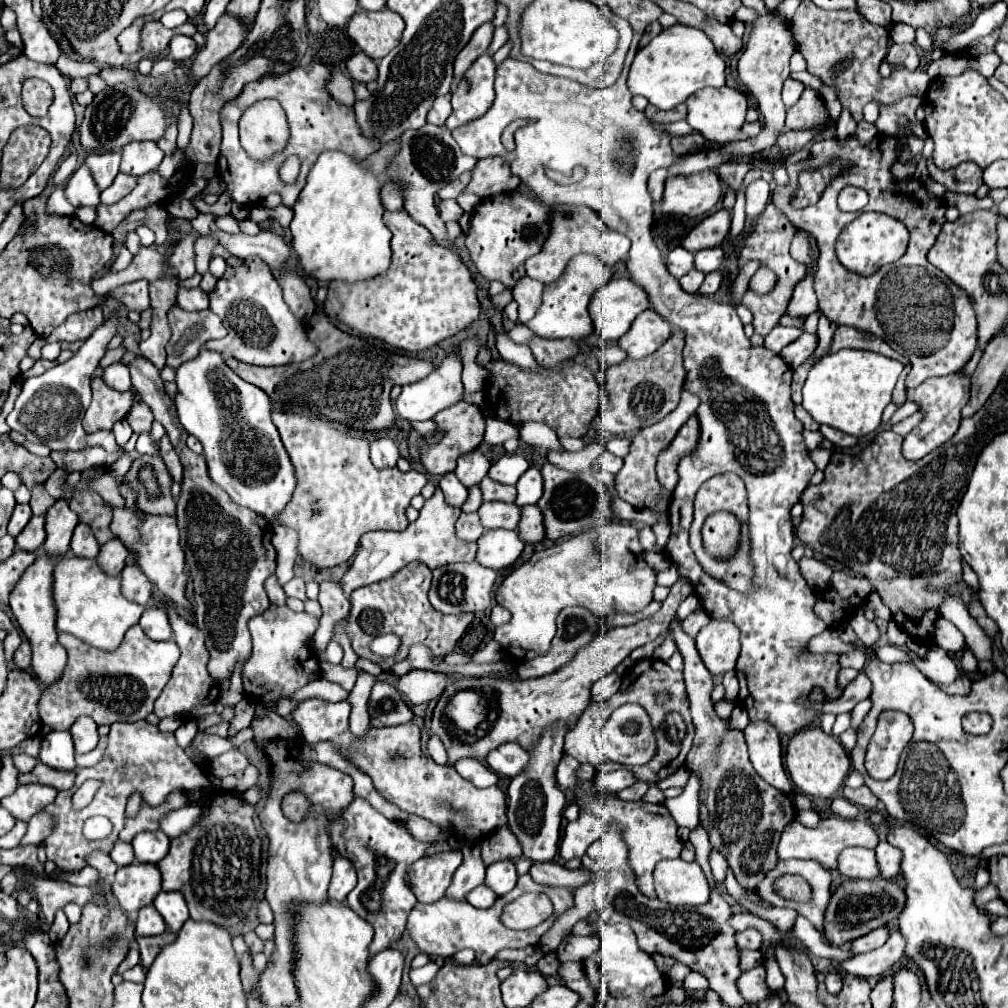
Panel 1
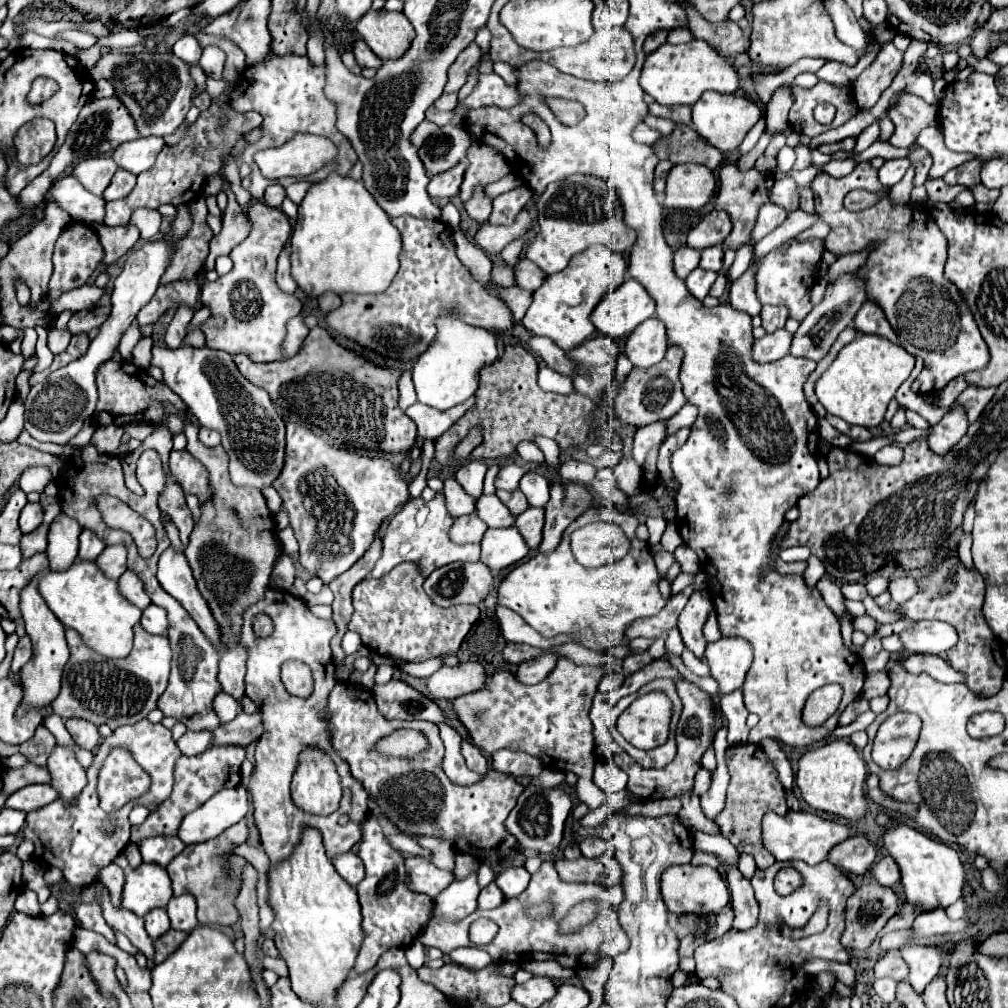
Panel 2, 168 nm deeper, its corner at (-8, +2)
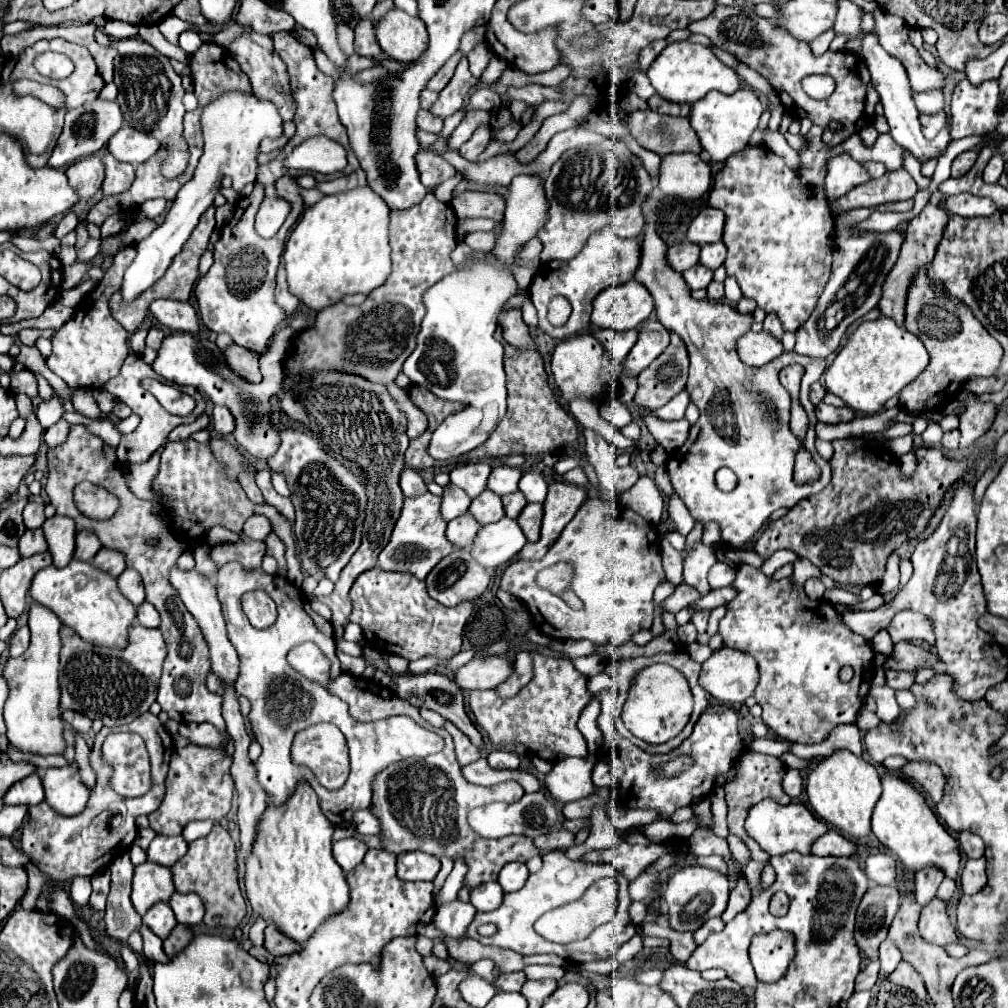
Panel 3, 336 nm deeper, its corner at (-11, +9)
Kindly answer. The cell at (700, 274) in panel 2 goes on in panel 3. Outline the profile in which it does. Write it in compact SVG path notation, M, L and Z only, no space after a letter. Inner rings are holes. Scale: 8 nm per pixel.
M697 264L697 266L689 268L689 270L685 270L683 278L685 278L685 282L687 282L687 286L691 290L699 290L699 288L707 288L709 286L709 282L713 280L713 272L707 266Z

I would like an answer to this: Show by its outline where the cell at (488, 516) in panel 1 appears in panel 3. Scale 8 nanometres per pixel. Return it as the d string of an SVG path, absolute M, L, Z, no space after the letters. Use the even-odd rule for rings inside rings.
M485 490L481 492L469 506L469 514L479 522L479 524L491 524L491 522L497 522L505 516L505 510L503 510L503 502L501 498L491 492L491 490Z

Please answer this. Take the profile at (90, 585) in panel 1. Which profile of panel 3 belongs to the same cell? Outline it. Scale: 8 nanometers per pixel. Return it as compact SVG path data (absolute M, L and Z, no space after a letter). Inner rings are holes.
M71 560L65 568L43 568L35 574L29 596L51 608L65 626L71 626L83 640L95 646L123 648L127 646L127 630L137 616L137 608L119 592L117 580L95 568L91 562Z

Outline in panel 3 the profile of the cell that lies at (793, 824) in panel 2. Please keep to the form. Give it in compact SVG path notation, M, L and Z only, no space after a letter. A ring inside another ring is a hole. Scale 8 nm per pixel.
M761 800L749 810L749 816L745 820L745 830L751 838L759 842L759 846L769 854L769 856L779 856L787 852L799 852L799 854L811 854L811 842L815 838L821 838L823 834L829 832L827 824L815 818L815 814L803 806L803 804L787 804L781 806L771 800Z

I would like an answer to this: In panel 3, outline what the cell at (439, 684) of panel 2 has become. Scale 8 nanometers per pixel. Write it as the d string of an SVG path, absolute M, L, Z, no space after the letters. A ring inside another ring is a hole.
M501 656L475 658L453 672L453 680L461 690L497 688L511 674L513 666Z

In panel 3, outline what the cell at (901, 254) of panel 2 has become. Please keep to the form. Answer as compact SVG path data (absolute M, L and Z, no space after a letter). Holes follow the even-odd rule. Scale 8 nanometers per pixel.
M929 266L919 268L915 282L911 282L911 290L907 292L907 306L905 306L905 328L919 336L925 344L931 360L929 366L907 384L899 398L901 408L907 412L919 414L927 410L939 410L947 400L955 398L955 392L963 388L969 376L993 376L999 368L1003 348L999 342L977 322L977 318L963 306L963 302L955 302L943 290L941 282L933 282L927 274Z

